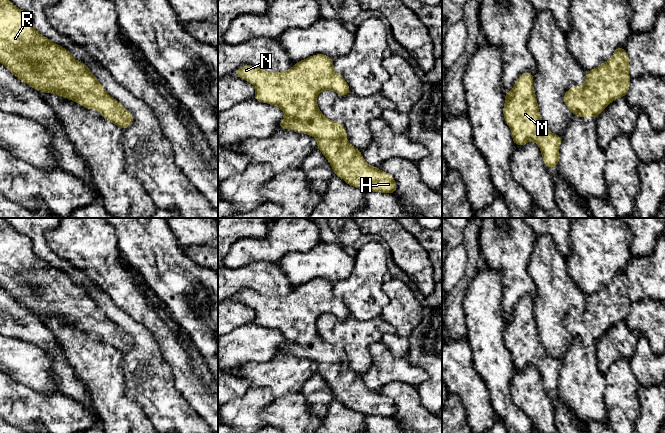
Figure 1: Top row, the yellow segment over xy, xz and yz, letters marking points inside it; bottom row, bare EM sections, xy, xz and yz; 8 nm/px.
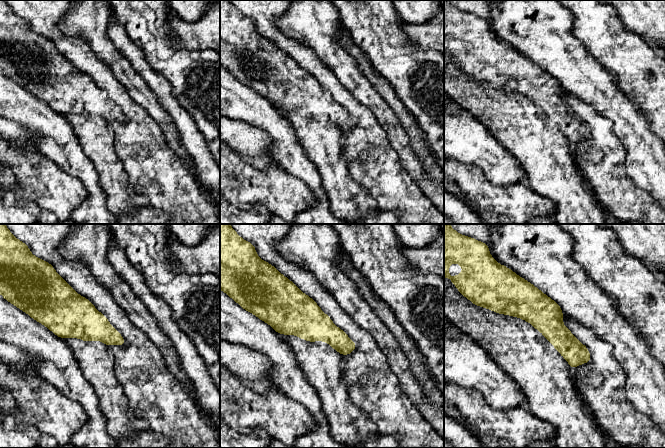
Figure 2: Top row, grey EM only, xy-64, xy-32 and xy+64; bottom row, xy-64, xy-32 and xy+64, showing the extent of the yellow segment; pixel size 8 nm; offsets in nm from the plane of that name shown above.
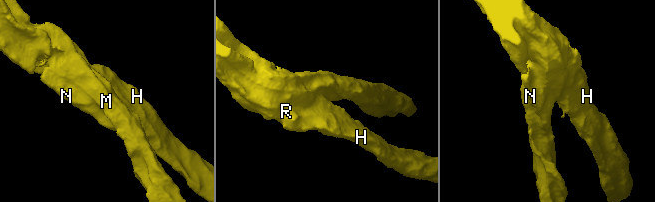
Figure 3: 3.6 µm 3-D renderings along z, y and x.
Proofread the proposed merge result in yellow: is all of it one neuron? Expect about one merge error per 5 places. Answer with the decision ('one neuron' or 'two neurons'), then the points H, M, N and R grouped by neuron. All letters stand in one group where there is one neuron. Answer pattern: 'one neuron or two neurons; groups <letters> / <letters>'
two neurons; groups H R / M N

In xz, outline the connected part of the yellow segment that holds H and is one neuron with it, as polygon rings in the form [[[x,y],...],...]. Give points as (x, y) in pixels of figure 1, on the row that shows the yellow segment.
[[[327,135],[318,138],[317,149],[329,161],[335,176],[347,184],[364,191],[391,193],[397,189],[393,176],[379,167],[370,166],[363,158],[361,150],[348,143],[346,138],[332,139]]]

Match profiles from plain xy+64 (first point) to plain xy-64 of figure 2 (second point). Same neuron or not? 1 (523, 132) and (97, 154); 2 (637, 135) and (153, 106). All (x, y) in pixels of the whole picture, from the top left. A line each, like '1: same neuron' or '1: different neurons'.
1: same neuron
2: same neuron

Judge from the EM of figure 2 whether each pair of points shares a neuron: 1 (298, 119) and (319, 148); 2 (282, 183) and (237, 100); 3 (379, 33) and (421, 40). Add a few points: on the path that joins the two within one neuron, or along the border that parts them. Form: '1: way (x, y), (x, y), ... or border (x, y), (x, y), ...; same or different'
1: way (303, 126), (318, 141); same
2: border (275, 161), (281, 168), (294, 176); different
3: border (399, 21), (412, 43), (429, 49); different

